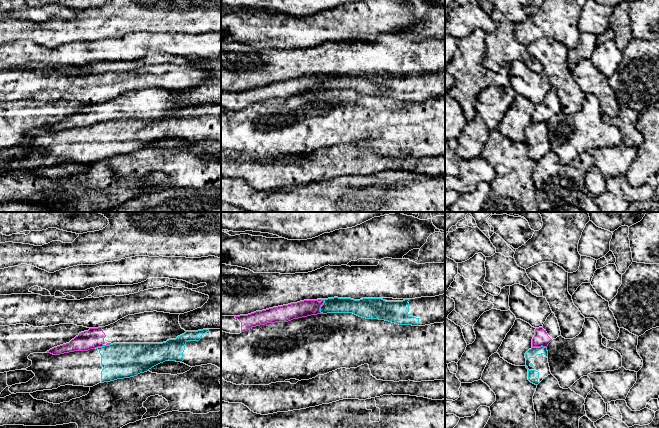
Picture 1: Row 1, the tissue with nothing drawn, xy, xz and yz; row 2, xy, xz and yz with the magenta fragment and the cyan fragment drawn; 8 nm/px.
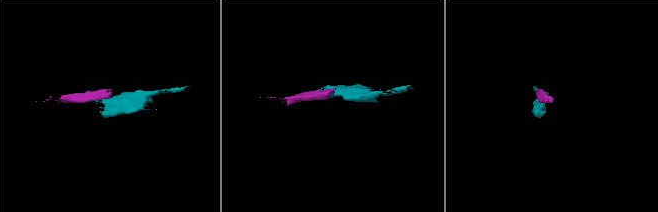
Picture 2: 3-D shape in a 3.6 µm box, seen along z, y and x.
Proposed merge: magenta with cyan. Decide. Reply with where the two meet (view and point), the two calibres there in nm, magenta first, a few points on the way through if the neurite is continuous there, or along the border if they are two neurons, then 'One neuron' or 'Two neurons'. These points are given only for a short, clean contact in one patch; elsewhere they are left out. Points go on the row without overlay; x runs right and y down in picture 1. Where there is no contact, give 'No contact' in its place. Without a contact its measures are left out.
Touches magenta at xz (322, 80). Thickness 130 nm (magenta) against 130 nm. Boundary: xz (316, 76), (323, 77), (320, 83), (320, 87), (323, 89). Two neurons

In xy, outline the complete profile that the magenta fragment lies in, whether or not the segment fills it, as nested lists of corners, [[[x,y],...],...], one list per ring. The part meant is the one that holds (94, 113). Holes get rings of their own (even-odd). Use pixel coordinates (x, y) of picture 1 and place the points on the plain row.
[[[157,87],[128,91],[108,102],[81,108],[69,119],[47,129],[88,127],[113,119],[163,119],[186,108],[179,100],[179,91]]]

